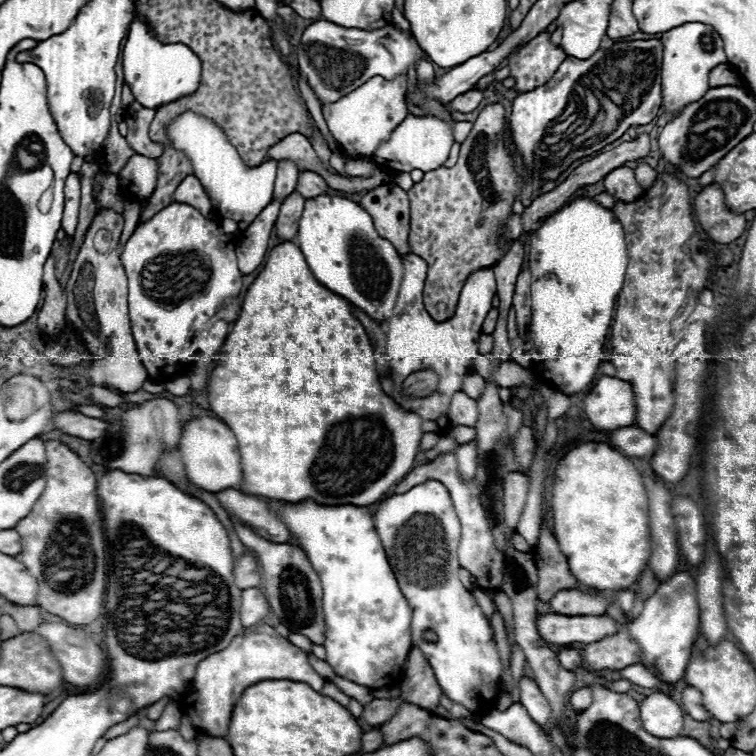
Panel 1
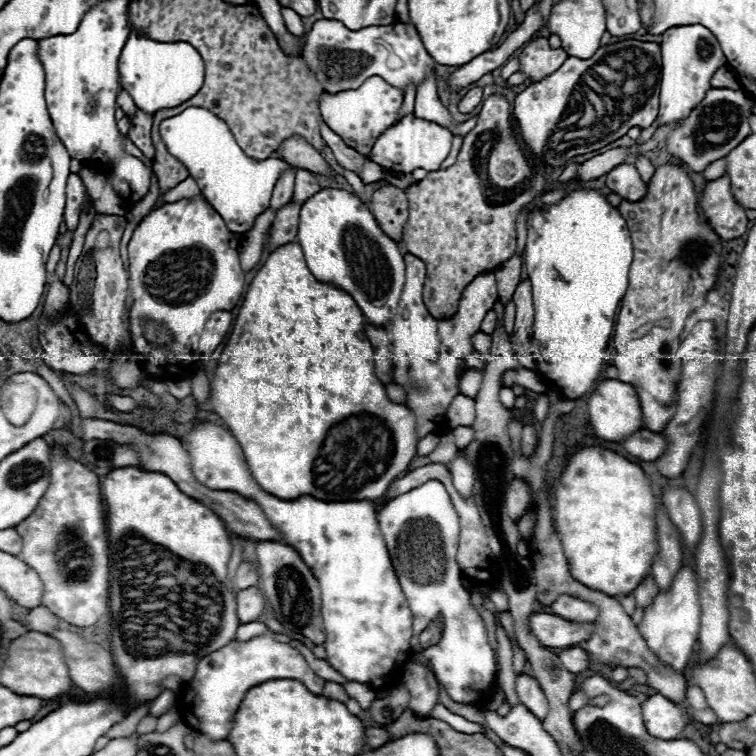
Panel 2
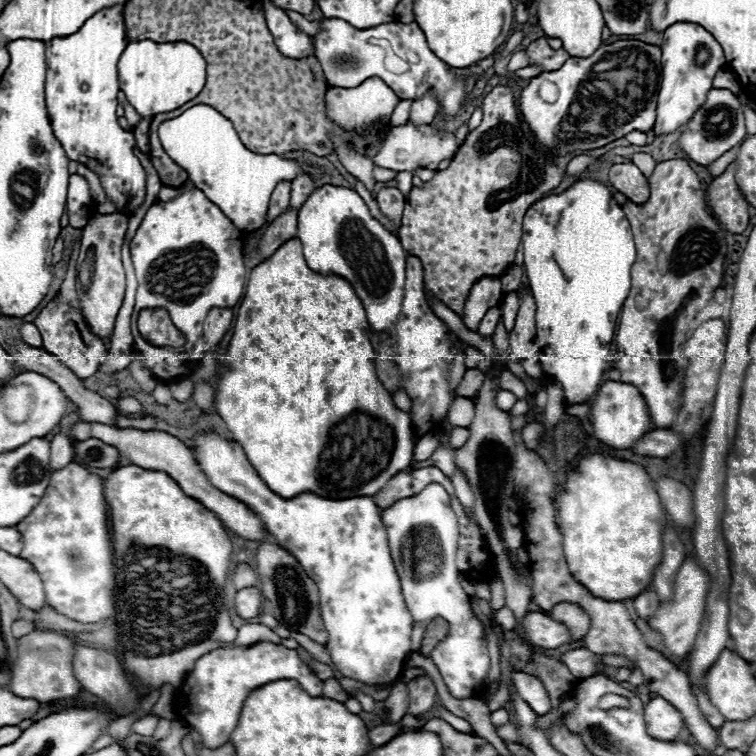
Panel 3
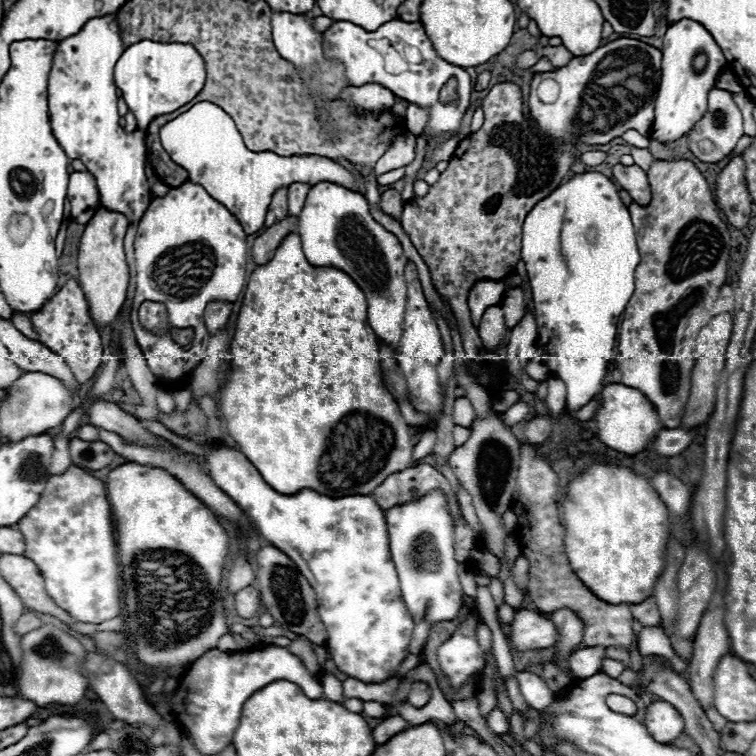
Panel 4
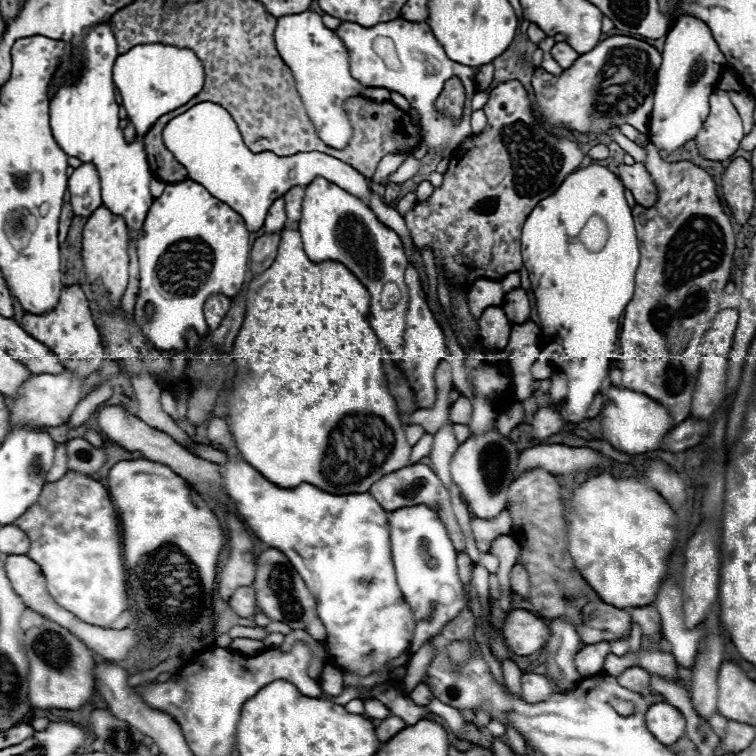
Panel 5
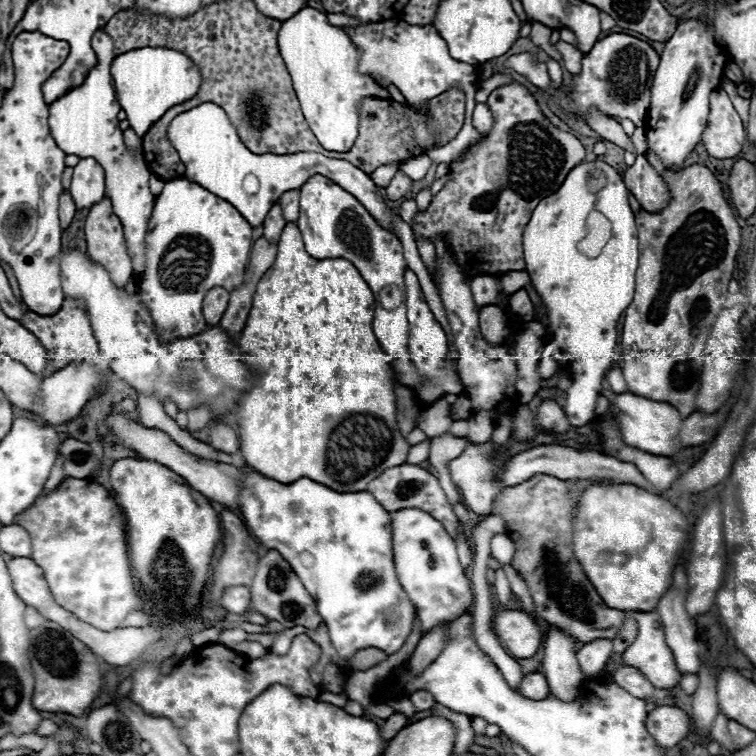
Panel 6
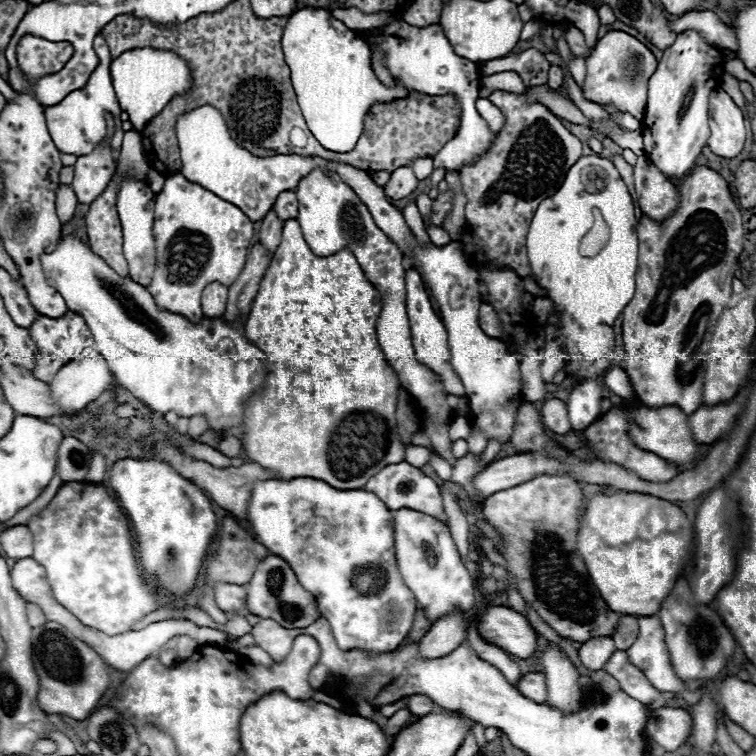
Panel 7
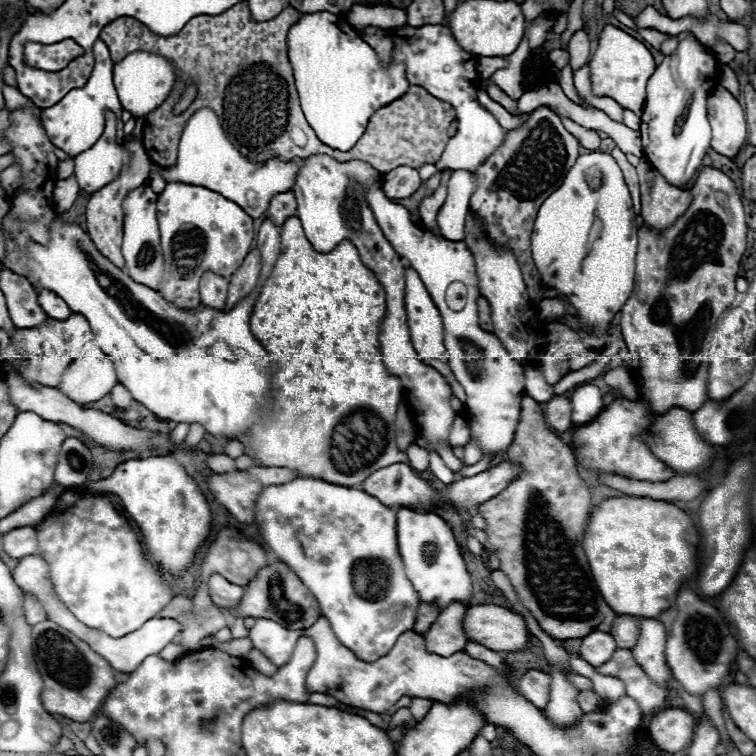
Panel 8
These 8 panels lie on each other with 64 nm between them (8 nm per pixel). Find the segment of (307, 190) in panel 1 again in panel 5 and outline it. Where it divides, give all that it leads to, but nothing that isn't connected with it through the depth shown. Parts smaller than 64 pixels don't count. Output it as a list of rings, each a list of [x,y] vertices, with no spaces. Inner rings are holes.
[[[302,186],[290,188],[290,190],[284,194],[284,202],[286,202],[286,216],[288,216],[288,222],[298,222],[298,220],[300,220],[302,198],[304,198],[304,188],[302,188]]]

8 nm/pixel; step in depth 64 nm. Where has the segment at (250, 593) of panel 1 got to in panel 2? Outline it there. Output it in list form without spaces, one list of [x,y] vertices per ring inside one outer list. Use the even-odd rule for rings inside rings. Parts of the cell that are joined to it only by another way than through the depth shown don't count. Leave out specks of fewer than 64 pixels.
[[[254,586],[246,588],[246,590],[238,590],[236,602],[238,602],[238,618],[240,618],[240,622],[254,622],[264,612],[264,596]]]

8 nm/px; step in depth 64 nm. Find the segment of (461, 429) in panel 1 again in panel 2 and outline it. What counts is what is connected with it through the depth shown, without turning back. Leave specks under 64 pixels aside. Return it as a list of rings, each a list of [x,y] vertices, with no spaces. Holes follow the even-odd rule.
[[[458,426],[454,430],[454,442],[458,448],[464,448],[468,442],[472,442],[472,428],[468,426]]]

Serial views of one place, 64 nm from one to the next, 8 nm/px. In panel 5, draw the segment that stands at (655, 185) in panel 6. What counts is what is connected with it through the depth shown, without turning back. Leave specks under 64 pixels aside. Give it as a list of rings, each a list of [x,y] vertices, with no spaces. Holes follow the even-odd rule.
[[[636,162],[632,166],[620,166],[616,174],[622,180],[622,184],[634,194],[640,206],[652,208],[658,202],[658,188],[644,164]]]

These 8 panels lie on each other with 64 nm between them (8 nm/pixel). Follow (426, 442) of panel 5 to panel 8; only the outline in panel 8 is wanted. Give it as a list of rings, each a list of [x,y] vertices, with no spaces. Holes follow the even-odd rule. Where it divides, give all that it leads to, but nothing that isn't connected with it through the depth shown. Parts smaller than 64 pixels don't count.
[[[412,444],[412,446],[408,446],[406,454],[408,454],[410,466],[412,466],[414,470],[418,470],[418,472],[428,470],[428,450],[424,450],[424,448]]]

